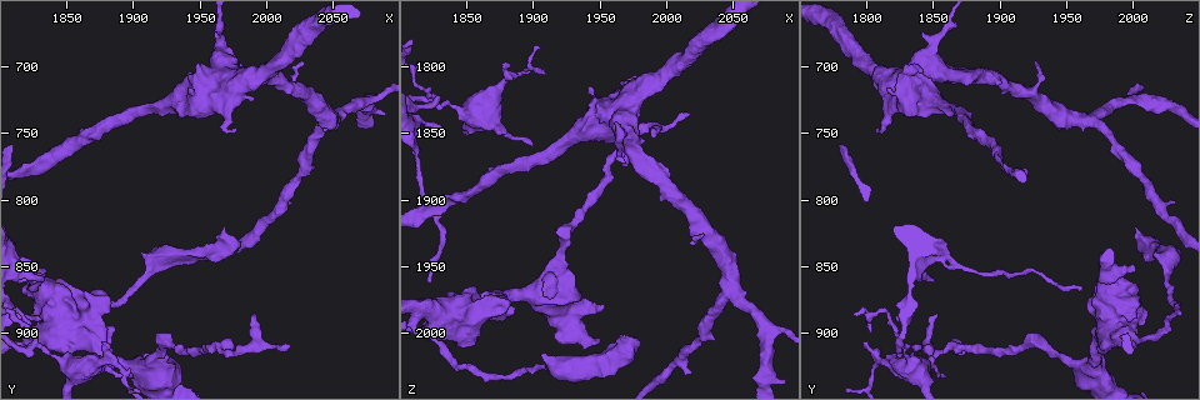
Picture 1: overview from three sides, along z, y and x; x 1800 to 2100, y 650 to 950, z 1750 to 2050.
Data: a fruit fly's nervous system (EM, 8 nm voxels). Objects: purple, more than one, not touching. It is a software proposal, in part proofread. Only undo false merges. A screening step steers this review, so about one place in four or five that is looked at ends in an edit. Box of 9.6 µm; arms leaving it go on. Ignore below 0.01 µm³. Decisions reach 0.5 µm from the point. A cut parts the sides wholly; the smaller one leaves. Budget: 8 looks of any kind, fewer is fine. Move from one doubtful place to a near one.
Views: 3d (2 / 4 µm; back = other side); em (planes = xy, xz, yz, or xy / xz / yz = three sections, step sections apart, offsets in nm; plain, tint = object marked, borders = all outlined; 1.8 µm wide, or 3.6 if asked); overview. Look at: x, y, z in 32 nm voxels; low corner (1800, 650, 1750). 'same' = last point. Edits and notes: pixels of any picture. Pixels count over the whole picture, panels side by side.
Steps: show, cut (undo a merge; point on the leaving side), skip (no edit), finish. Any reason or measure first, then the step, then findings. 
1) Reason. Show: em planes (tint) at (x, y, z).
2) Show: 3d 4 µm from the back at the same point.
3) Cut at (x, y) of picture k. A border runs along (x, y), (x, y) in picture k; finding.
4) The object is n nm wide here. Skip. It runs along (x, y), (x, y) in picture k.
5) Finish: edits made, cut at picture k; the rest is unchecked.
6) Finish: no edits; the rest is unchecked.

Thin neck. Show: em planes (tint) at (1916, 916, 1944).

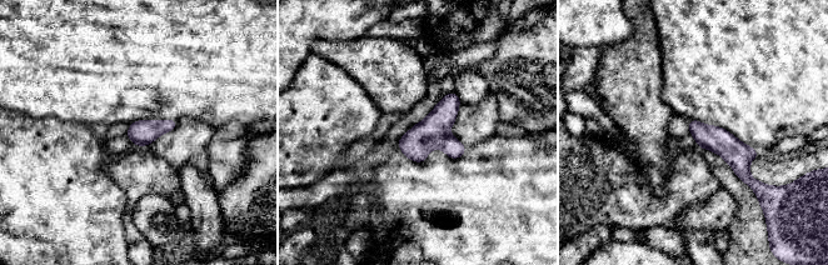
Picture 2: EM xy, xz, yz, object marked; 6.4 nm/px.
Skip. It runs along (692, 123), (714, 138), (752, 183) in picture 2; all the same neuron.

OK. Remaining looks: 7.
Abrupt turn. Show: 3d 4 µm at (1968, 832, 2010).

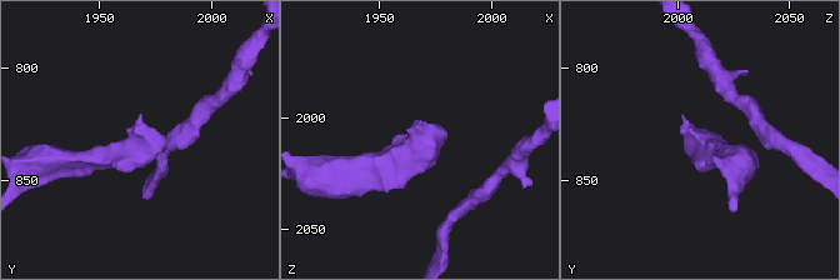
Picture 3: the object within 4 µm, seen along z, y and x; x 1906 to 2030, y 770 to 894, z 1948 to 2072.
Now the EM. Show: em yz step 16 (tint) at (1971, 832, 2011).

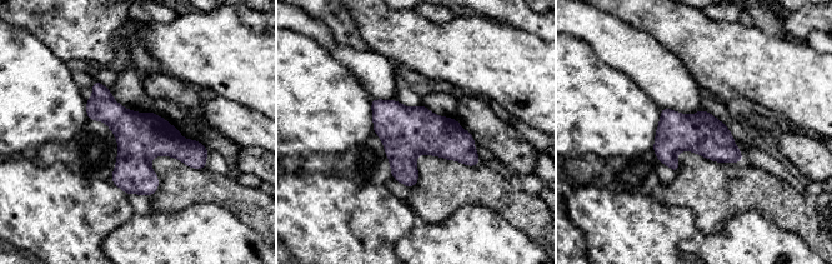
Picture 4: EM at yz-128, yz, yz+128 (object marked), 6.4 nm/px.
Skip. It runs along (95, 86), (136, 134), (203, 160) in picture 4; continuous, no second neuron.

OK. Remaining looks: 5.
Three-way junction. Show: 3d 4 µm at (2072, 724, 1992).

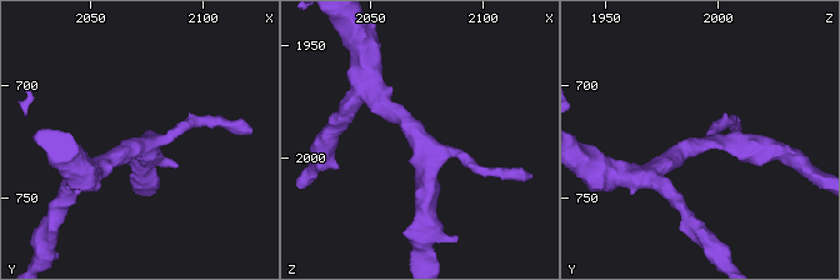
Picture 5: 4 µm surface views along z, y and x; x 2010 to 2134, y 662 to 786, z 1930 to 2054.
3 arms meet here. Show: em planes (tint) at (2074, 725, 1993).

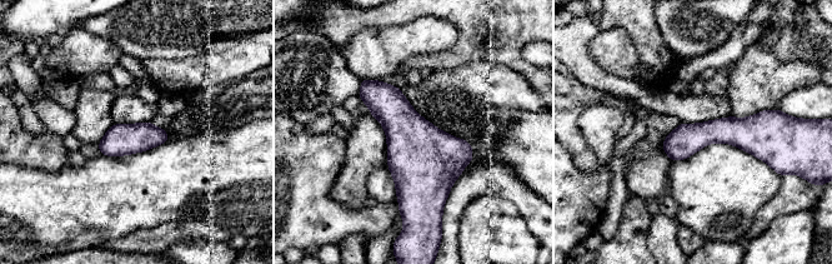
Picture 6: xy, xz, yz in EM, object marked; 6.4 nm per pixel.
Skip. It runs along (768, 126), (708, 132), (666, 148) in picture 6; one neuron here.

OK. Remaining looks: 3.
Finish: no edits; the rest is unchecked.

